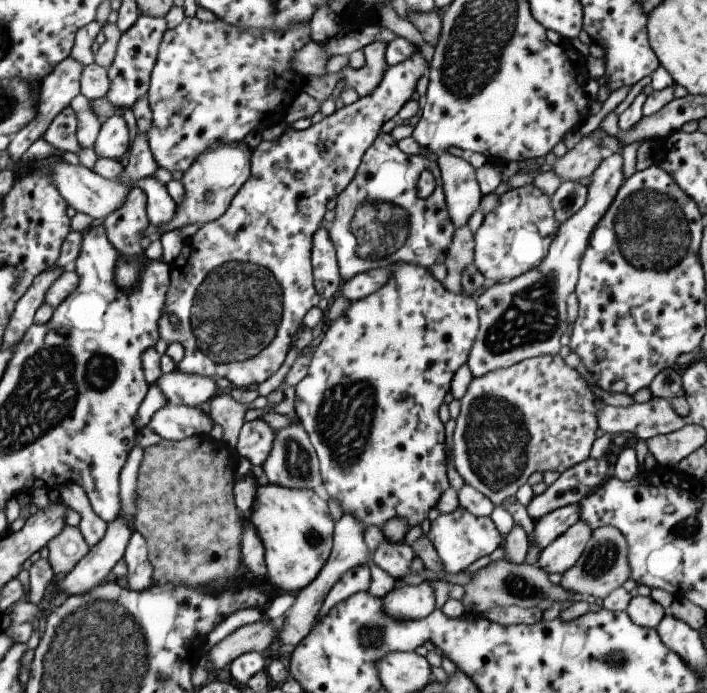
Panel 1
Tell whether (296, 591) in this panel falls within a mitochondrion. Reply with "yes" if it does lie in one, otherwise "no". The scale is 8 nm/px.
no

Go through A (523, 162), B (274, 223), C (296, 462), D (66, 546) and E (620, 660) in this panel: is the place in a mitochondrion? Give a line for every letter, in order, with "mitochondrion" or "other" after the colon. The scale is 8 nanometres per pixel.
A: other
B: other
C: mitochondrion
D: mitochondrion
E: mitochondrion

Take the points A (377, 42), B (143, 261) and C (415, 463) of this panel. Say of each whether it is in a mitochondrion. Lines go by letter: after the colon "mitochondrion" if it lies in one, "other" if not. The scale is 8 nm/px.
A: other
B: other
C: other

